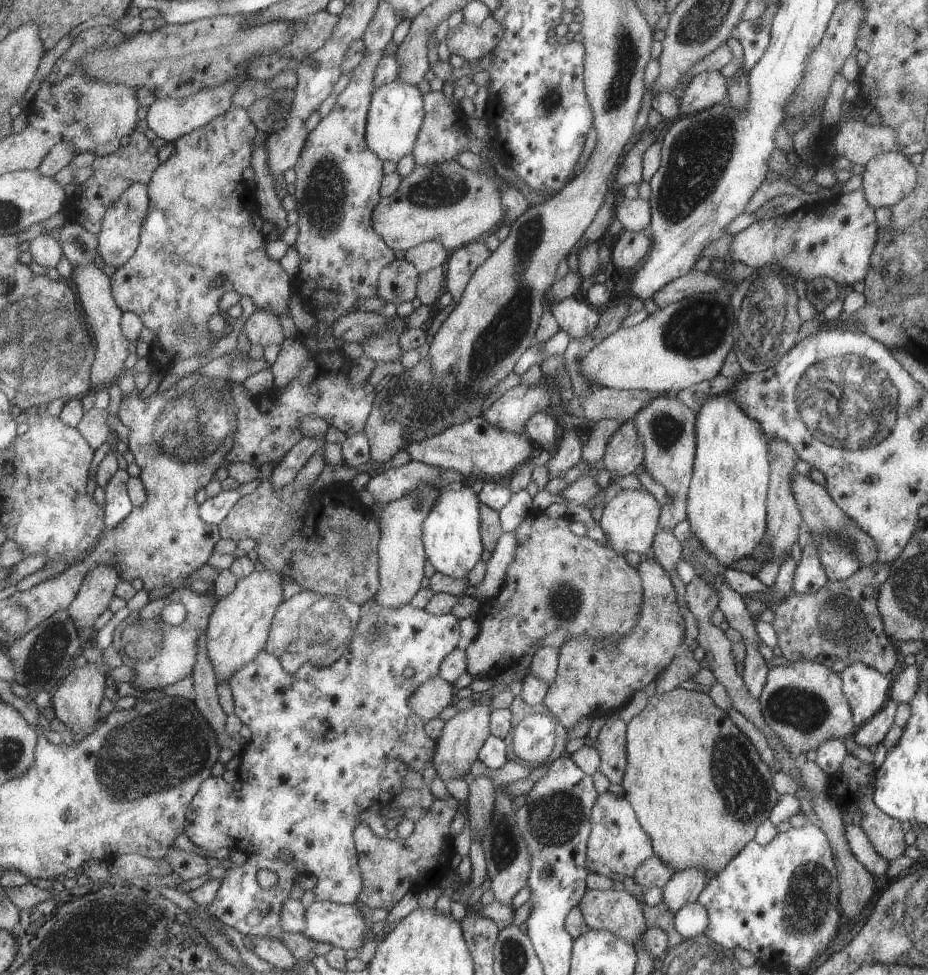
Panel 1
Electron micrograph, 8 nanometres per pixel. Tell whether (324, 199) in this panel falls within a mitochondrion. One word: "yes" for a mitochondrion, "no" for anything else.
yes

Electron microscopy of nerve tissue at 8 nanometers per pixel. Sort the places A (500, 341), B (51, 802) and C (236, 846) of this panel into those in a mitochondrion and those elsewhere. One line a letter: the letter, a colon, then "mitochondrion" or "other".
A: mitochondrion
B: other
C: other

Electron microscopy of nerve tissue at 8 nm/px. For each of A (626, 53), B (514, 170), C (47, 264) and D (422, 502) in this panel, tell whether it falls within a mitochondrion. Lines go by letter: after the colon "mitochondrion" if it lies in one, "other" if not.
A: mitochondrion
B: other
C: other
D: mitochondrion

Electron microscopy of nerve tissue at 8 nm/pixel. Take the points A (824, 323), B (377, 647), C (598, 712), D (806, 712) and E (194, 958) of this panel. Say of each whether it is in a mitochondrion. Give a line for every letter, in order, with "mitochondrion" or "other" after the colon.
A: other
B: mitochondrion
C: other
D: mitochondrion
E: other

